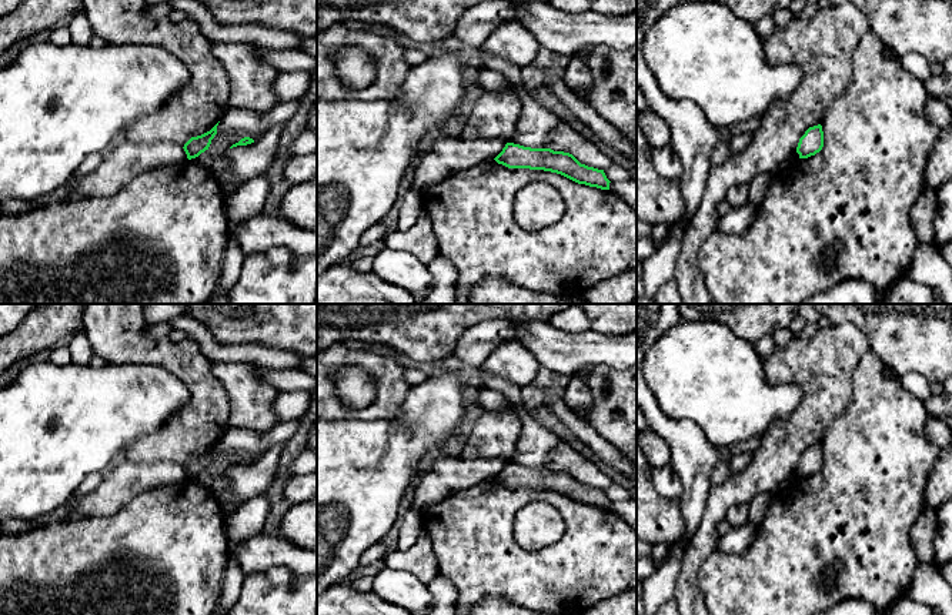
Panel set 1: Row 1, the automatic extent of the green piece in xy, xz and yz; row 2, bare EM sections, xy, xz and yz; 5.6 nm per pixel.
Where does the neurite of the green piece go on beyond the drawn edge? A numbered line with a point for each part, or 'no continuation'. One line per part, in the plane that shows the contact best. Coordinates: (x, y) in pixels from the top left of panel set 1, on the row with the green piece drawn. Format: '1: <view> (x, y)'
no continuation

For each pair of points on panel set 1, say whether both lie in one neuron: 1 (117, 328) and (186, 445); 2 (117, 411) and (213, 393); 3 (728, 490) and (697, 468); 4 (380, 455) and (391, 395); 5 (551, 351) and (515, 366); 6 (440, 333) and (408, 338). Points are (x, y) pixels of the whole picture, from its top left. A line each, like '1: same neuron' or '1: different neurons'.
1: same neuron
2: different neurons
3: different neurons
4: different neurons
5: different neurons
6: same neuron

